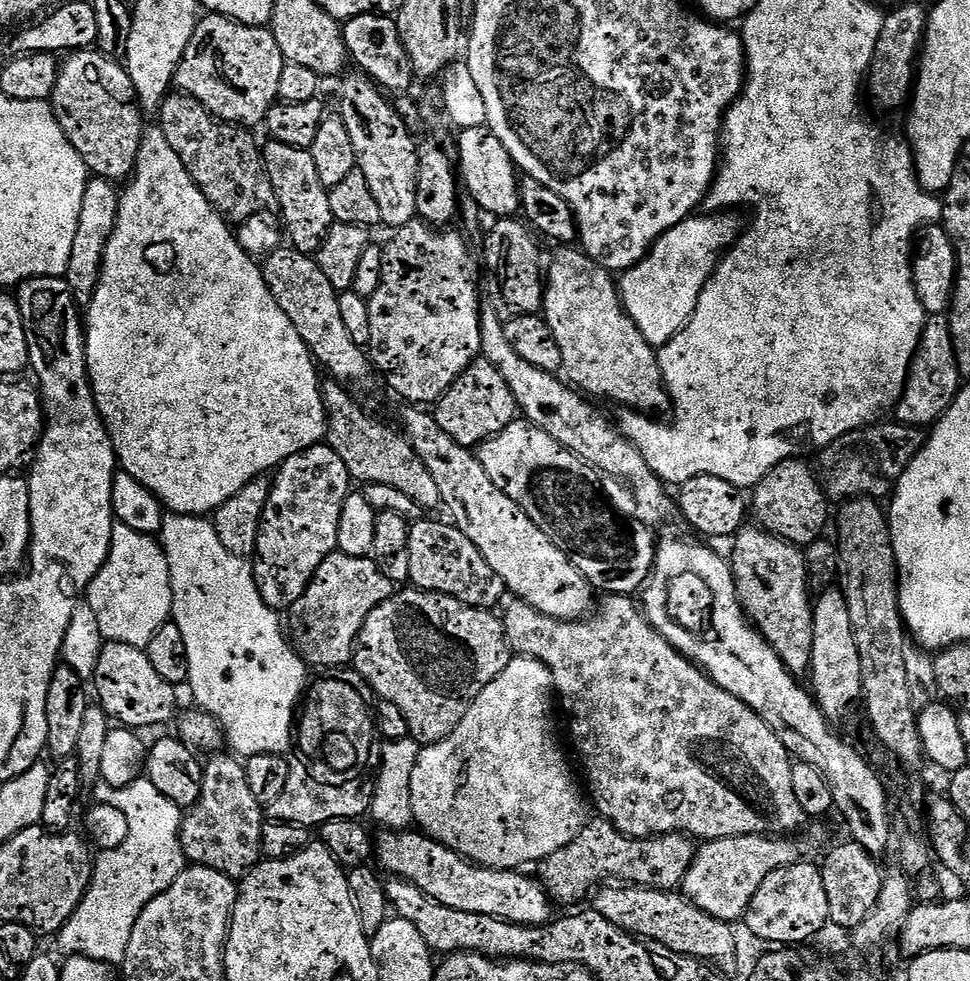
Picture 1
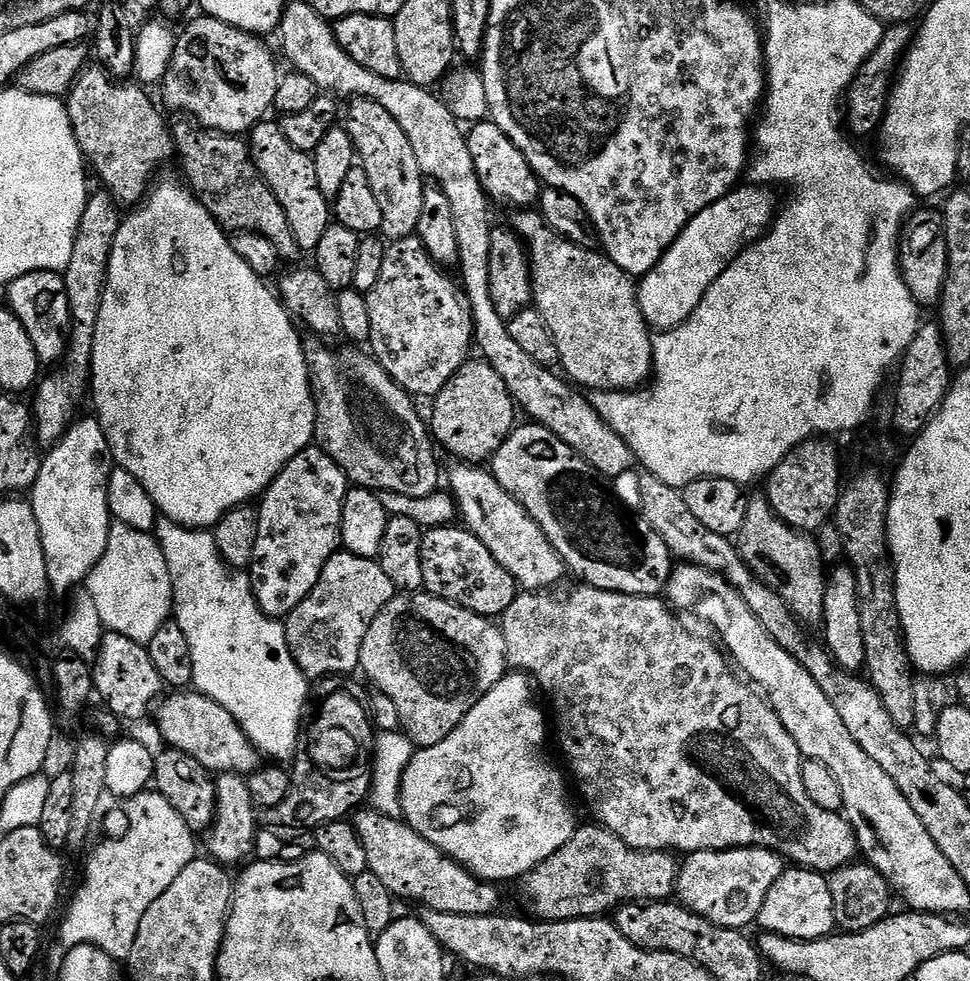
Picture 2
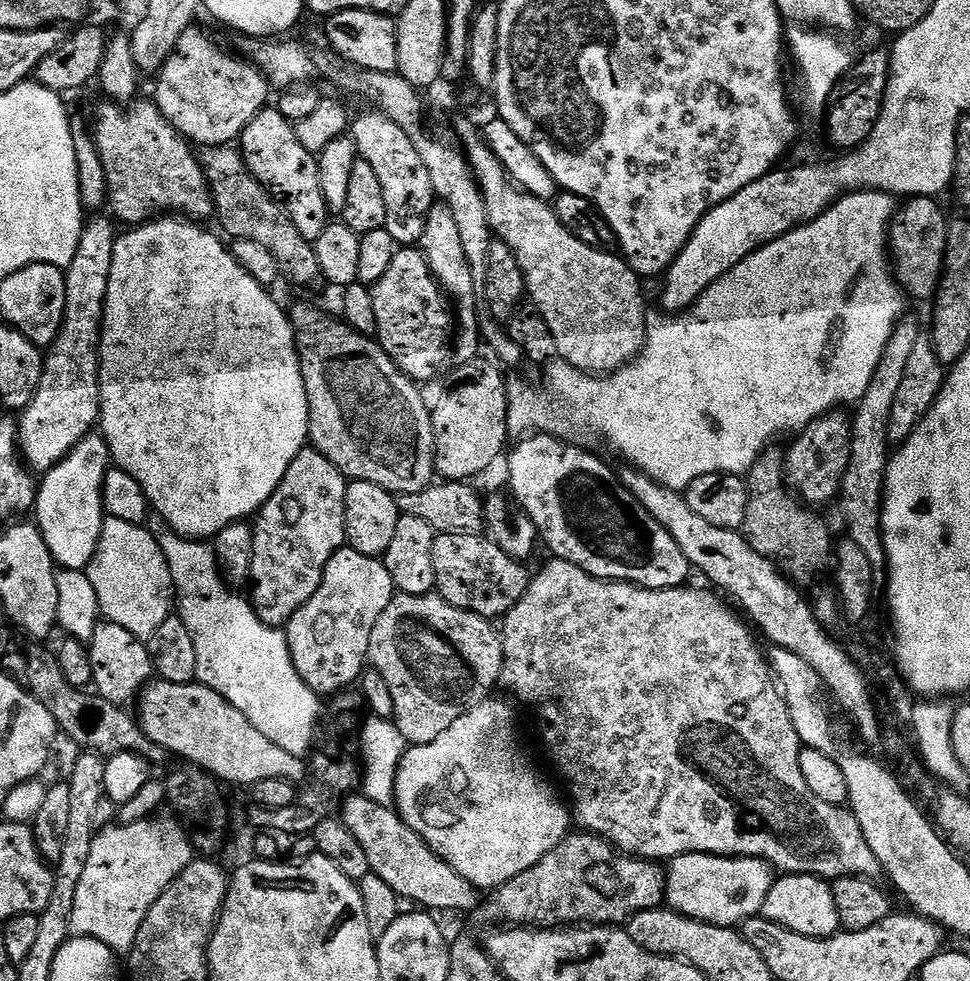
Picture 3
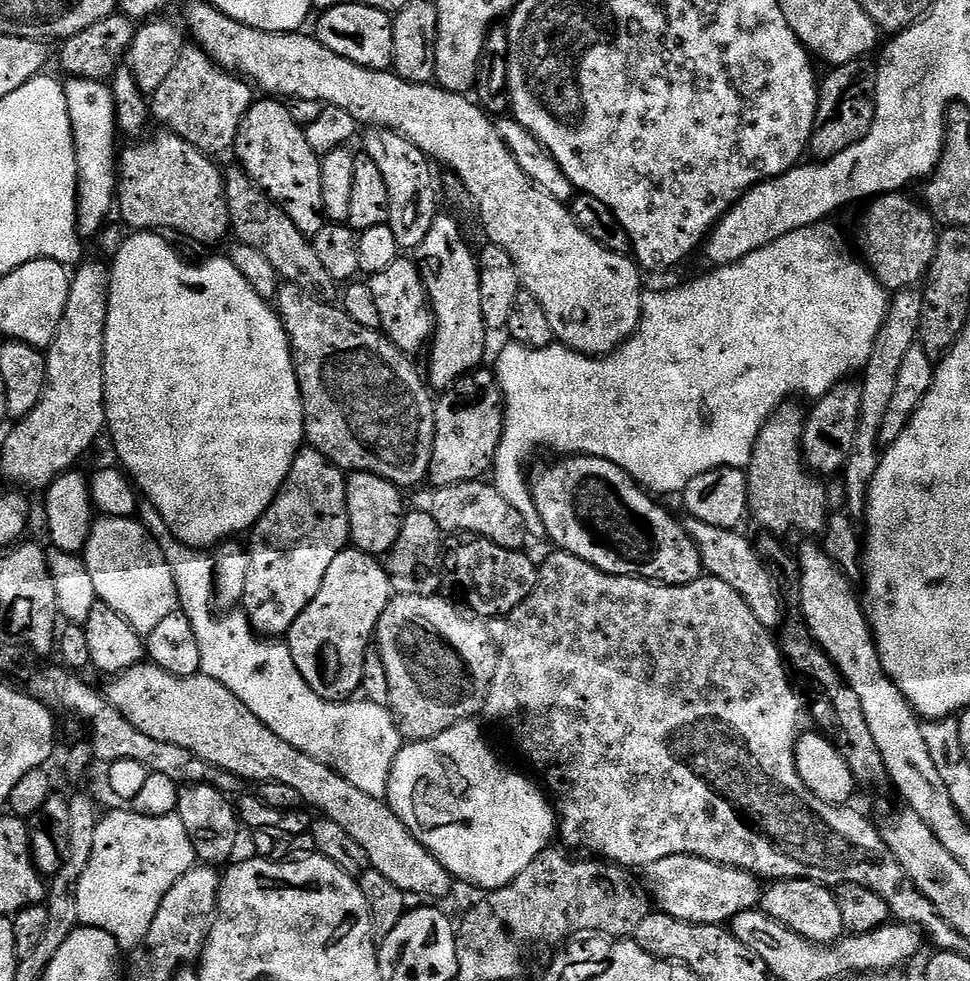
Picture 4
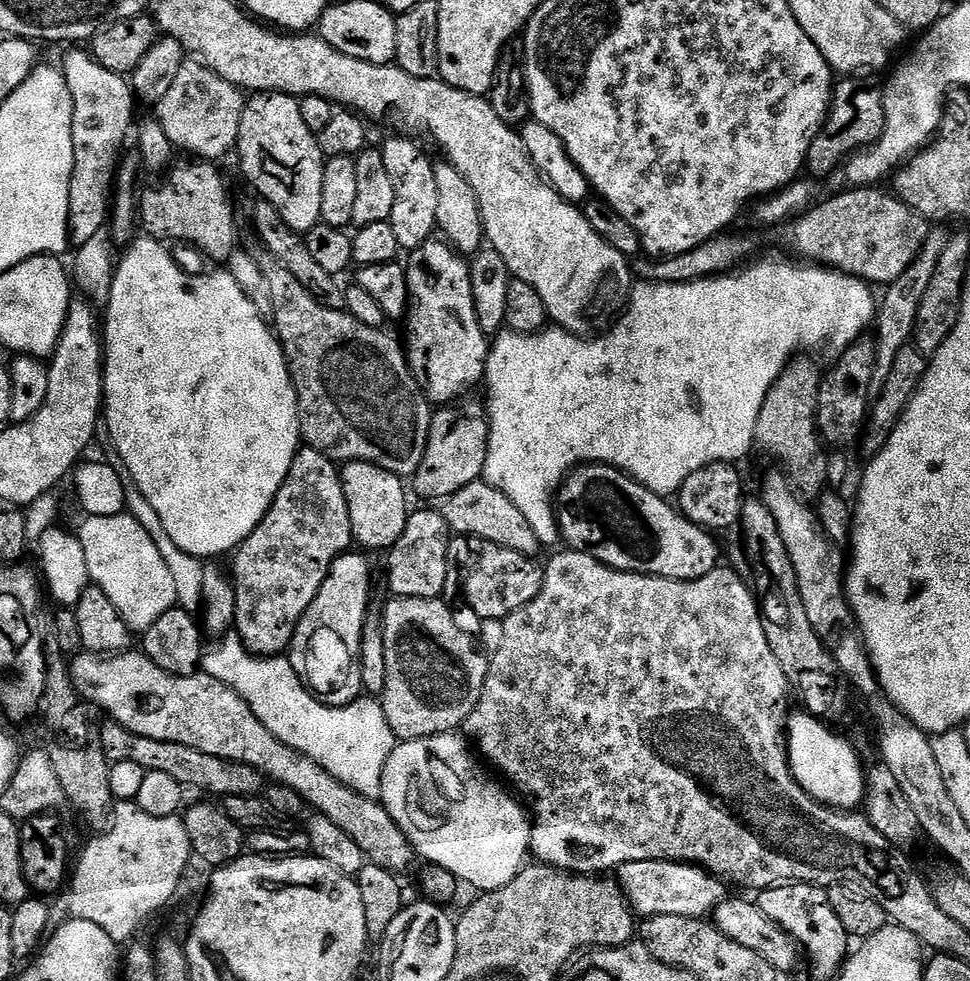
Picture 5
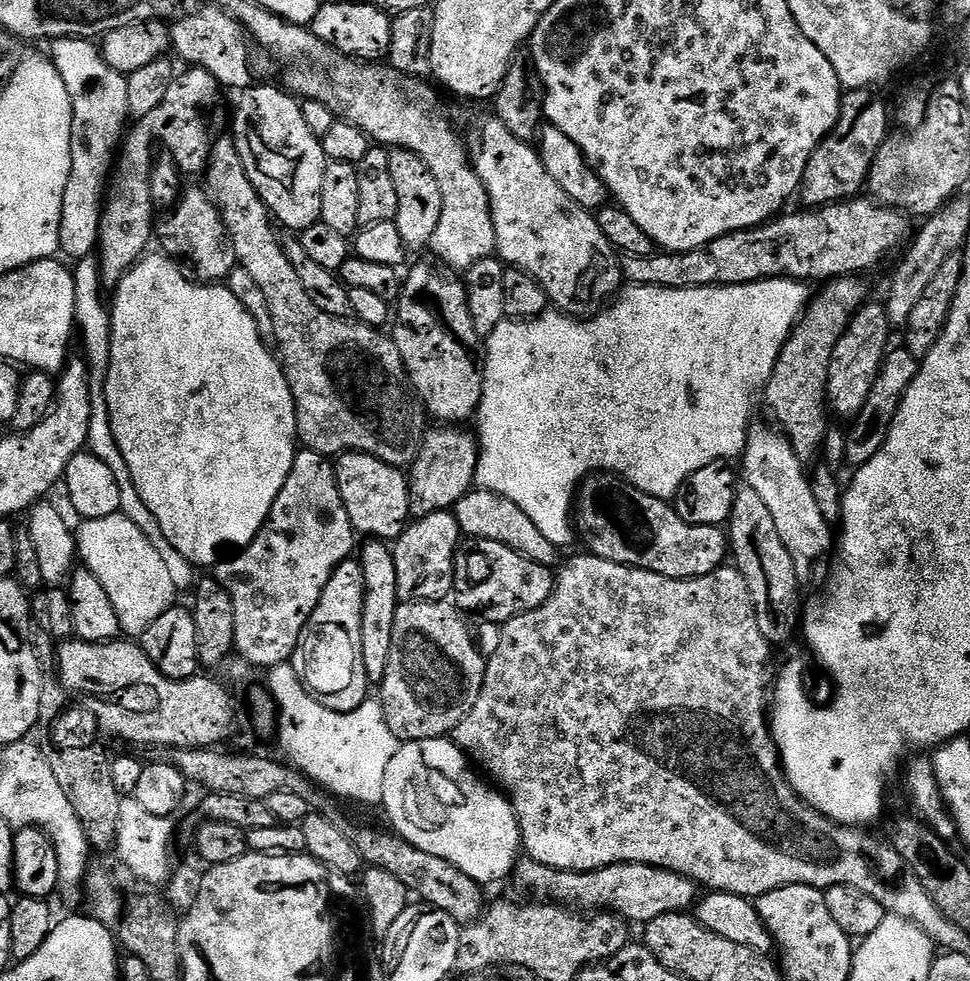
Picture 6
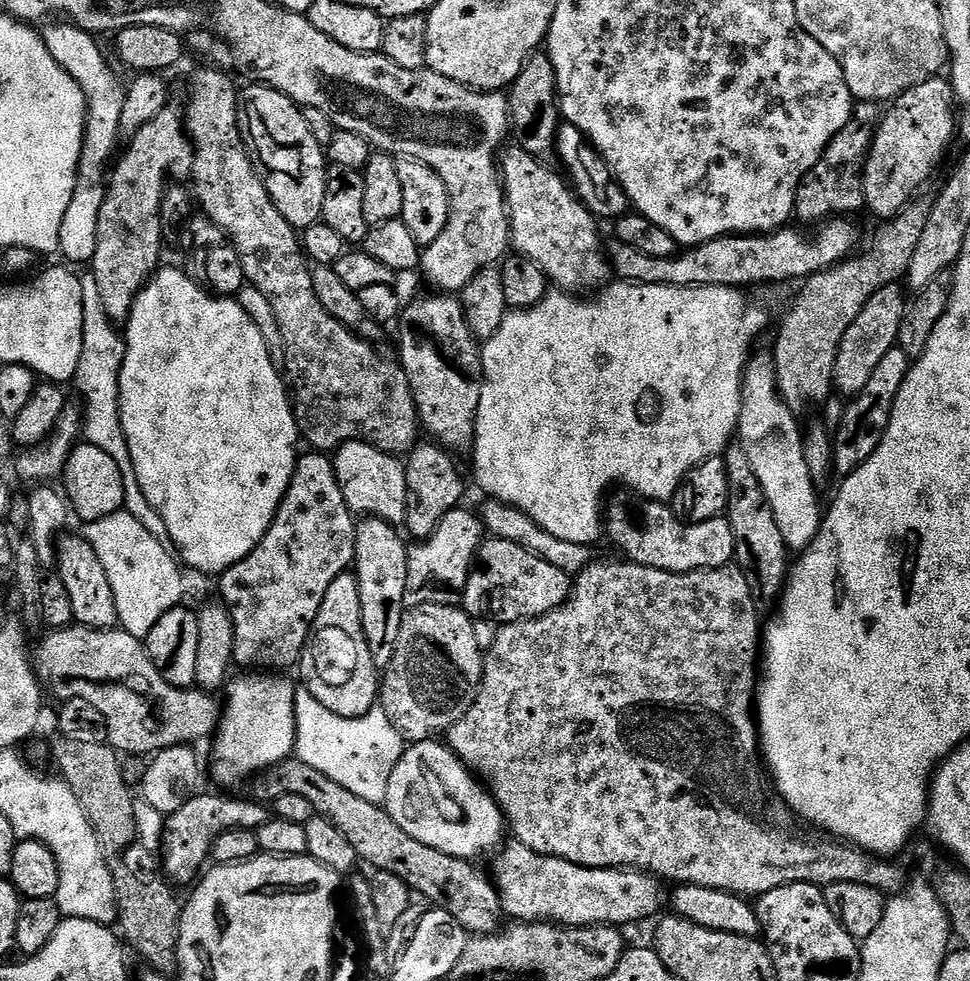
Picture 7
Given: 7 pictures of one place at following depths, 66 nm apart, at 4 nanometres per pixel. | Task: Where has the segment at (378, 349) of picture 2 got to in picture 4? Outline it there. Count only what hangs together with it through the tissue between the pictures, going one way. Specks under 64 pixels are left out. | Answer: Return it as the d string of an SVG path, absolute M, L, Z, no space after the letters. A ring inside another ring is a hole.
M401 258L390 262L382 274L374 274L367 281L370 294L374 294L374 303L378 306L380 319L379 331L388 337L394 347L405 354L423 353L432 339L434 321L432 310L428 307L428 295L424 290L415 263L411 259Z

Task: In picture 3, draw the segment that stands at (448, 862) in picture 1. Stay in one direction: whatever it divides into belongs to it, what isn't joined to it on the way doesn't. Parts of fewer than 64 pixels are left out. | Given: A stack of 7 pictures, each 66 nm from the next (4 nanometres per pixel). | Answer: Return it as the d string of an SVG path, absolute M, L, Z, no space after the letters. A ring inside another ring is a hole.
M349 794L343 797L345 826L358 838L366 858L370 858L372 875L382 878L390 885L390 890L399 896L401 901L419 906L433 913L468 912L481 903L481 893L462 874L458 874L436 853L423 838L401 818L395 807L374 802L363 794Z

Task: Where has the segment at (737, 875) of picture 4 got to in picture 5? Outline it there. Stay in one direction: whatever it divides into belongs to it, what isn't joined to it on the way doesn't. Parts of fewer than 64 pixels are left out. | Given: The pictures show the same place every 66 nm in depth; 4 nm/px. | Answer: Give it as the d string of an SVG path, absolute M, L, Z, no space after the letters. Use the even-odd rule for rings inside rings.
M681 860L626 862L618 869L618 883L628 899L628 905L640 918L662 914L695 920L708 918L726 898L725 881L697 864L683 864Z

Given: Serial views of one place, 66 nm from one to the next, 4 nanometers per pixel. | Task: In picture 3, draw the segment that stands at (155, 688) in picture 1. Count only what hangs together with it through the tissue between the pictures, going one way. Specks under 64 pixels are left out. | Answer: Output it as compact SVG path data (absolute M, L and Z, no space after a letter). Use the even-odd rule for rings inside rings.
M107 622L97 626L94 630L94 638L86 643L92 671L91 687L95 695L106 698L106 702L114 702L121 706L131 705L131 700L133 703L139 697L154 676L147 643L130 634L130 630L125 630L123 626Z

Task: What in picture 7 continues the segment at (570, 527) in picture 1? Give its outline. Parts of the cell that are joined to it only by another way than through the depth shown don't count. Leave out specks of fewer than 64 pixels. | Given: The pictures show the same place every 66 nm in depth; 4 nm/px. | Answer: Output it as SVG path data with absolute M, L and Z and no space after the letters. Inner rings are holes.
M624 496L609 499L602 512L606 540L608 536L609 542L624 555L621 557L667 572L704 572L708 568L727 568L733 563L734 530L730 530L730 522L724 516L693 524L678 519L667 503Z

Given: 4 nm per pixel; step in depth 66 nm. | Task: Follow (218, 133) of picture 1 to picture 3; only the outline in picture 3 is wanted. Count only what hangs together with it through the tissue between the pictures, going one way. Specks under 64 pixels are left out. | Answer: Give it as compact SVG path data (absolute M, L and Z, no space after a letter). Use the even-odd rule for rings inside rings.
M239 147L206 148L199 153L199 158L212 191L212 201L216 207L215 219L220 219L224 227L223 235L232 240L250 238L270 250L285 281L289 280L300 288L316 288L322 284L324 275L318 266L318 254L313 241L298 234L294 222L290 222L288 211L252 177Z

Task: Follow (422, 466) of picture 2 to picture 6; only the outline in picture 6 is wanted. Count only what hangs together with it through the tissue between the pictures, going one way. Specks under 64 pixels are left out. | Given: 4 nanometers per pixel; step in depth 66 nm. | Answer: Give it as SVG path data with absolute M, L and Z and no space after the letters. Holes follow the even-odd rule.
M224 134L217 140L215 137L210 148L206 175L207 191L224 216L224 225L232 239L239 267L245 268L254 277L262 294L266 294L266 302L270 302L270 318L274 318L276 335L274 348L290 386L290 394L294 398L299 443L304 448L329 458L338 457L344 452L361 452L395 468L407 469L416 461L416 455L424 441L426 413L424 405L418 402L418 397L412 390L412 382L408 378L408 371L404 369L402 354L398 354L395 340L379 328L371 328L351 319L340 320L326 314L318 310L314 302L310 302L310 294L306 294L306 286L302 286L298 270L294 270L290 258L284 252L281 237L276 237L278 228L272 213L262 202L258 190L254 190L250 178L246 178L246 166L242 166L236 141L231 135Z

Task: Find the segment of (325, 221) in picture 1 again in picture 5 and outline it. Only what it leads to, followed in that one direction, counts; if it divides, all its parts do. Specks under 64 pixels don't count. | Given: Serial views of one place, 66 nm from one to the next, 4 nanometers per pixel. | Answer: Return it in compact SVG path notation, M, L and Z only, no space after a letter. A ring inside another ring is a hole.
M261 92L253 95L245 103L242 110L242 122L238 126L238 138L234 149L240 155L240 168L246 179L252 183L263 203L274 206L278 214L282 214L282 222L290 226L290 230L307 234L314 226L321 223L322 214L322 174L324 173L325 157L320 149L317 133L311 132L302 122L300 100L288 96L284 92Z

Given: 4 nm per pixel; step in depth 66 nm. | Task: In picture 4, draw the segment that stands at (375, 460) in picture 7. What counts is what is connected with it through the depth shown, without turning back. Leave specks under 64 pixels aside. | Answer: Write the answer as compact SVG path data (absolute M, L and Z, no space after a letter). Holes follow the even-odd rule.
M353 472L347 477L347 482L346 506L348 507L351 543L358 550L362 550L371 556L387 557L389 550L394 546L394 542L398 542L398 534L402 530L402 522L406 511L405 493L398 485L390 483L386 478L378 478L378 474L370 474L369 472Z

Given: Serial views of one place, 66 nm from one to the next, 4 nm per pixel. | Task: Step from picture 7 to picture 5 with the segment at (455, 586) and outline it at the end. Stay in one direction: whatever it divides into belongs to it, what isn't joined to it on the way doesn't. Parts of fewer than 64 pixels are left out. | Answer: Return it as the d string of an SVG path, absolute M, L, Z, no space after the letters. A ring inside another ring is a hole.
M424 506L421 512L409 511L406 530L402 530L402 538L387 549L388 556L388 588L396 598L441 599L445 594L444 587L450 584L448 566L448 547L453 533L448 527L446 518L438 510Z

